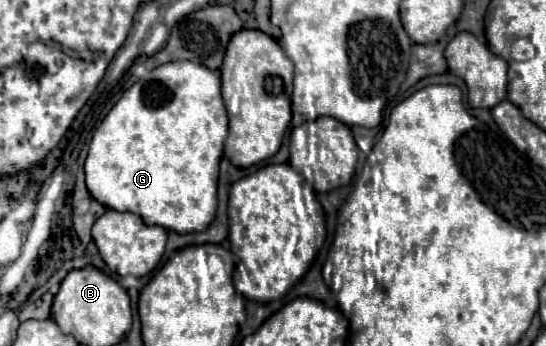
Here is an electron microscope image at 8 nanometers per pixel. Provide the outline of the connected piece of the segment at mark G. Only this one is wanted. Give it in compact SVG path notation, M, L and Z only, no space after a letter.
M197 62L161 64L123 92L119 102L95 130L85 160L87 190L97 202L117 212L131 212L147 226L163 226L177 234L203 232L217 212L217 176L227 138L227 110L221 96L221 73Z

